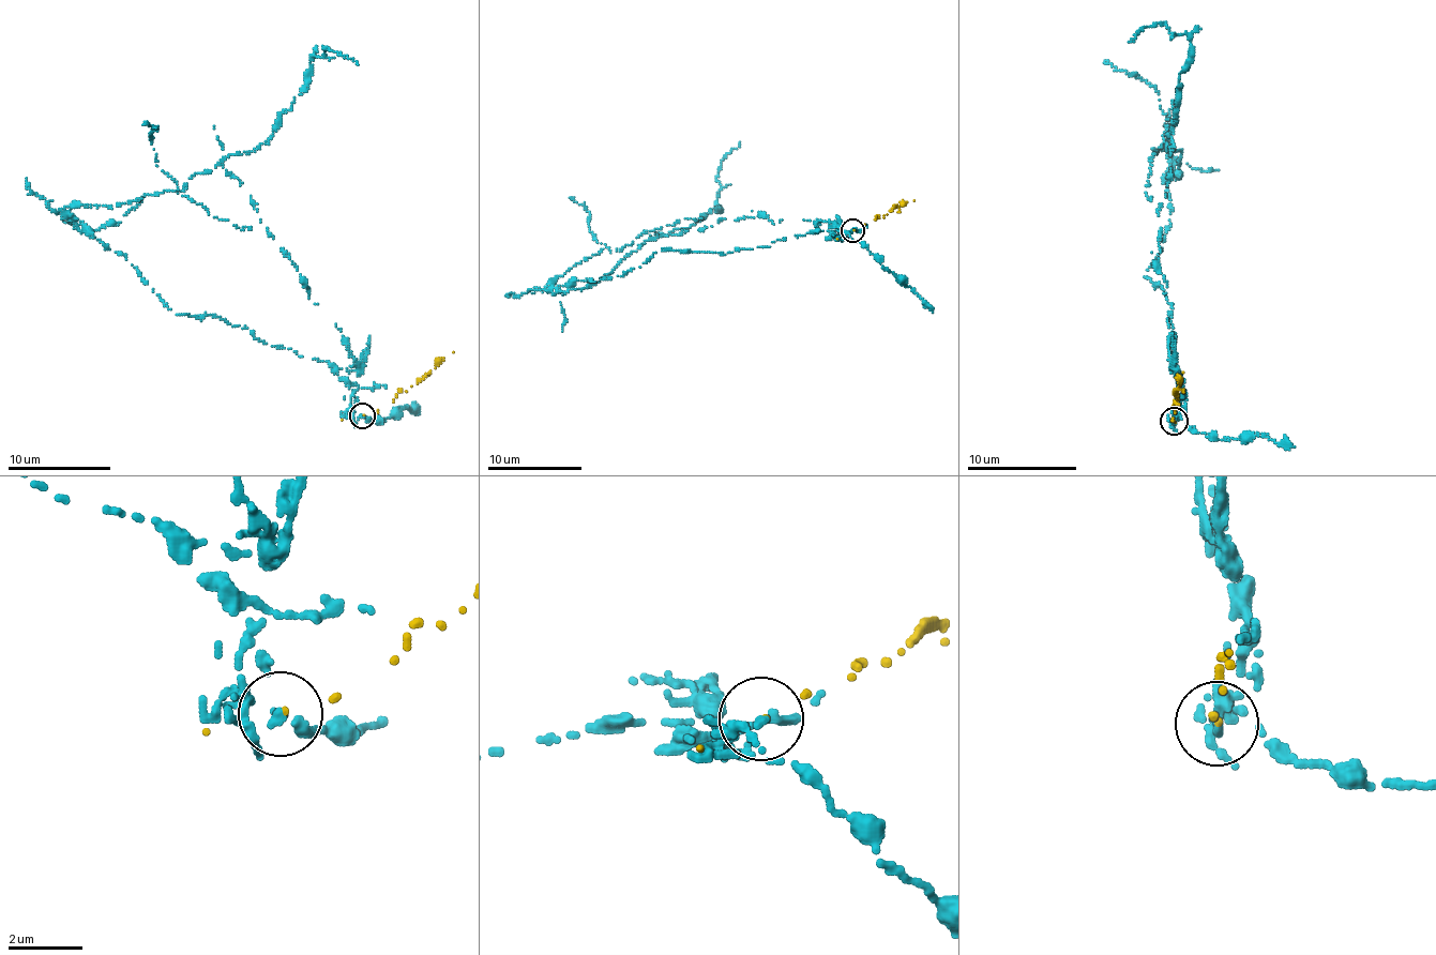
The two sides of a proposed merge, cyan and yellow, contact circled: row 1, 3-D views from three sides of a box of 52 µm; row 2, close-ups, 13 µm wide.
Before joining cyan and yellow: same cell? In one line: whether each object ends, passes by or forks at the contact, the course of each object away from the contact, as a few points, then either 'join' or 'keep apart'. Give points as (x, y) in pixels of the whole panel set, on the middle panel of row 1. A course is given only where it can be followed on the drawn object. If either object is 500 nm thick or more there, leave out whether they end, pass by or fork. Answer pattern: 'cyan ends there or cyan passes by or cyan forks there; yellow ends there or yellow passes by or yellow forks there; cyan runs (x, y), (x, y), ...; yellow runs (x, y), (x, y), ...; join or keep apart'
cyan passes by; yellow ends there; cyan runs (851, 230), (725, 255), (662, 251), (574, 286), (718, 211), (718, 169), (740, 142); yellow runs (853, 230), (913, 200); keep apart

